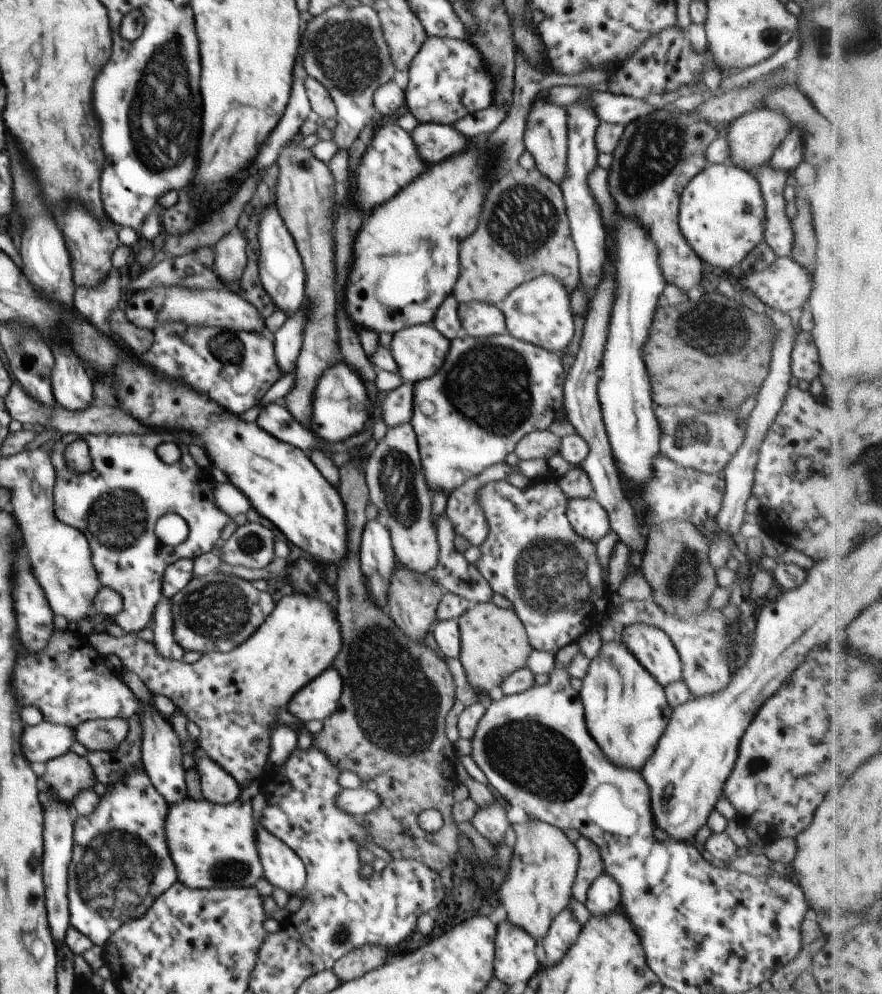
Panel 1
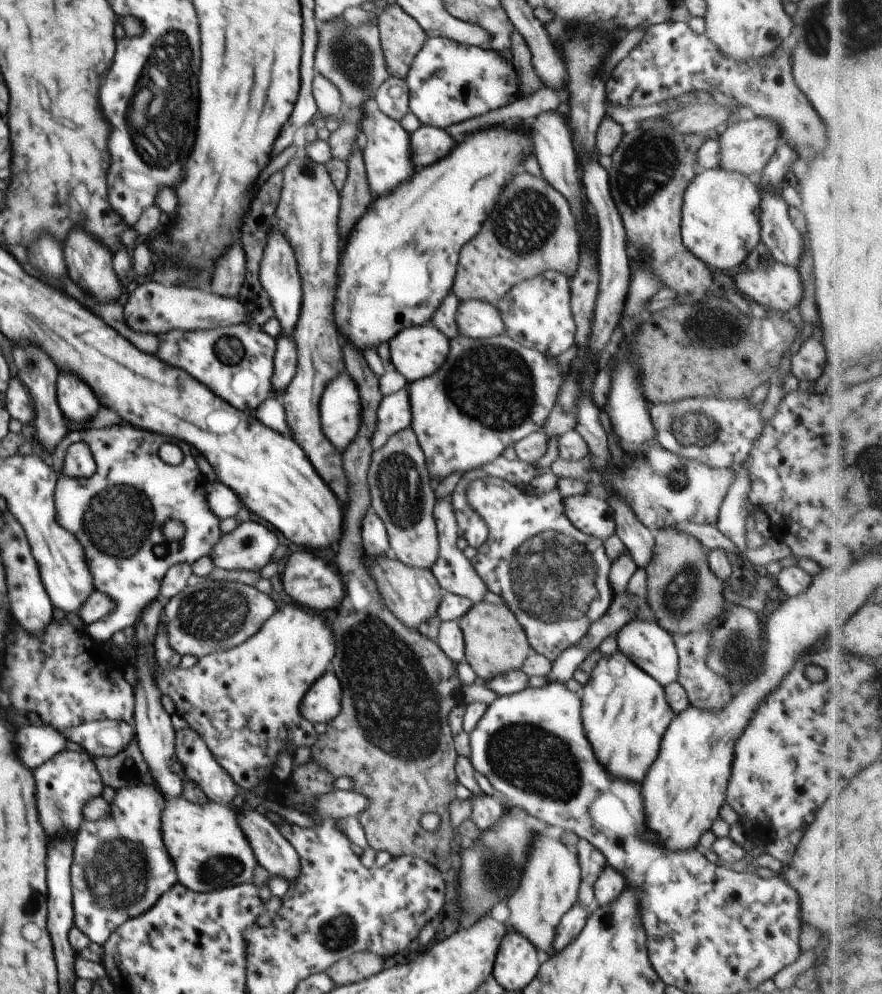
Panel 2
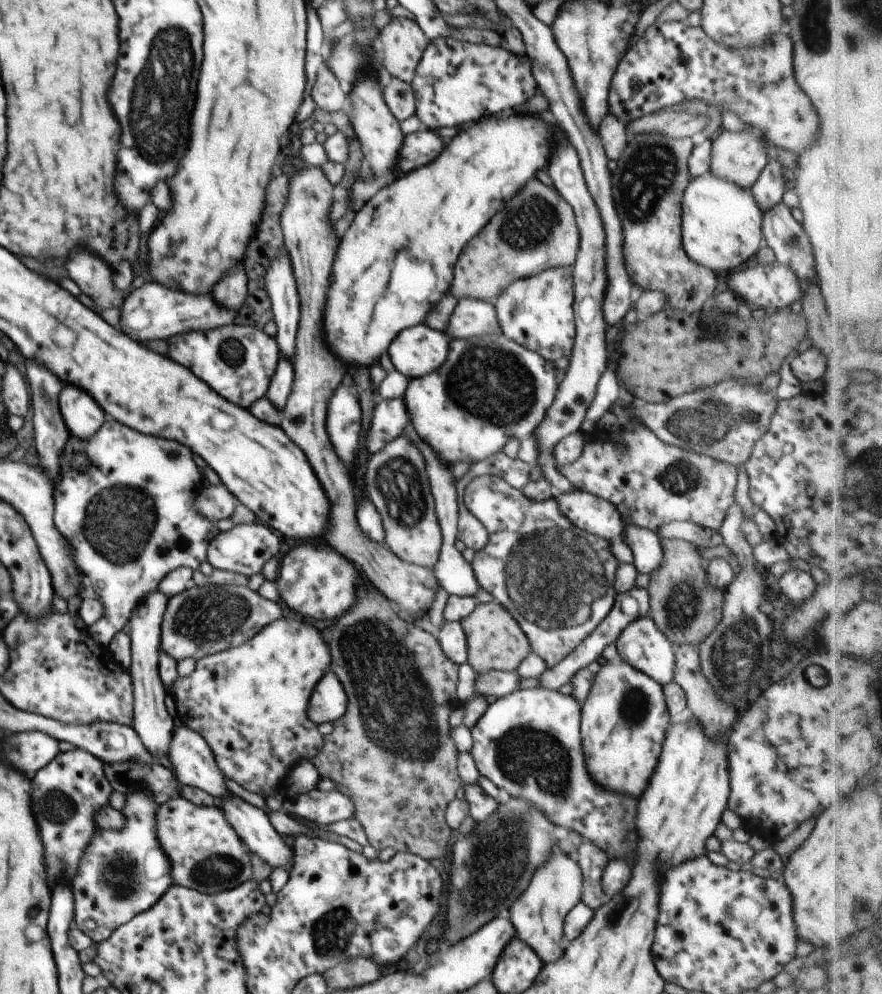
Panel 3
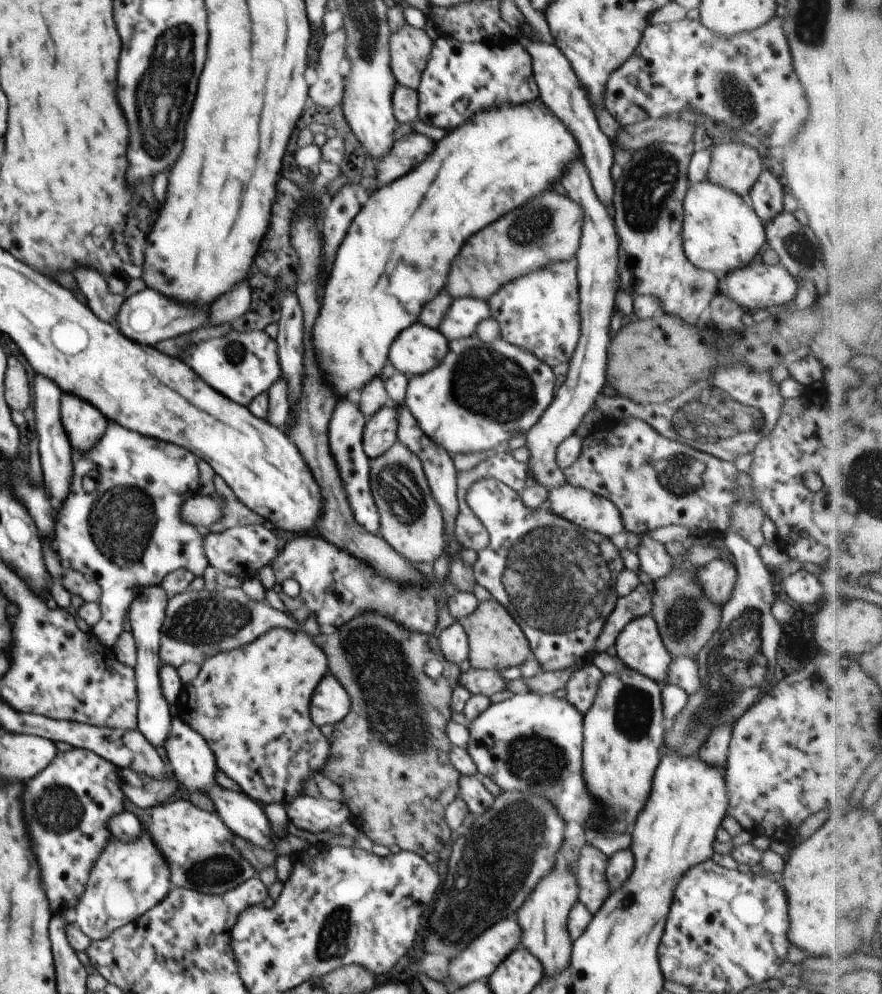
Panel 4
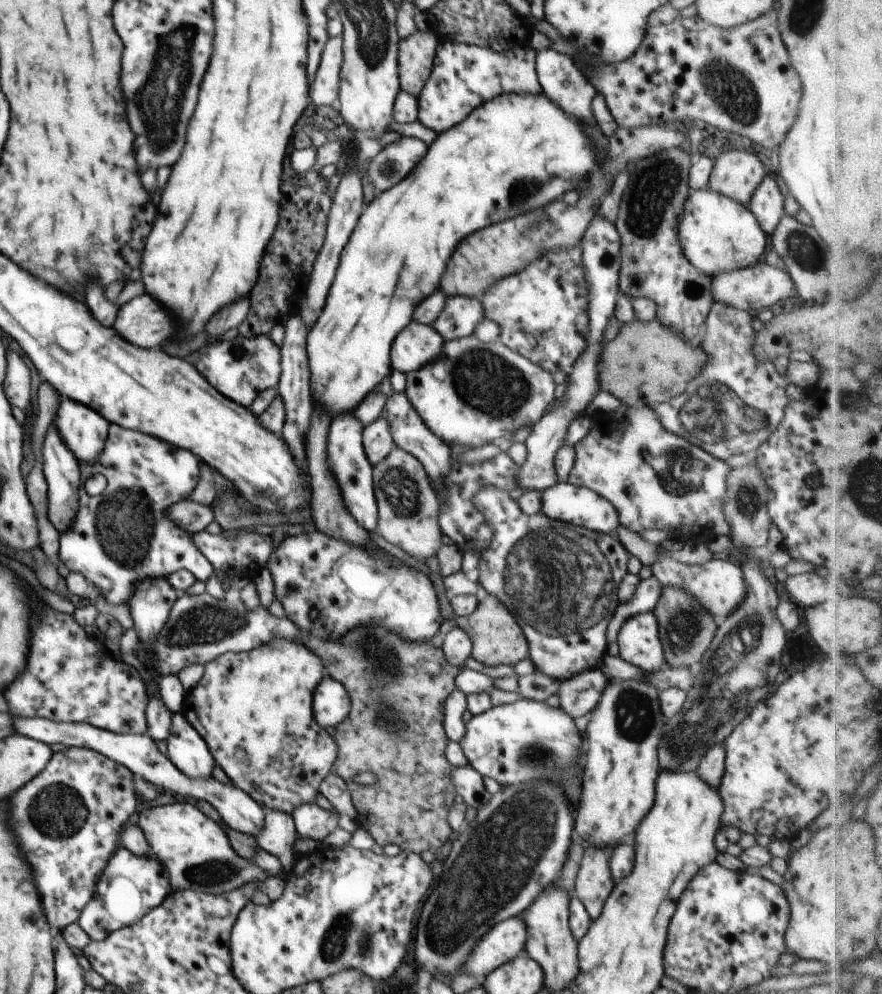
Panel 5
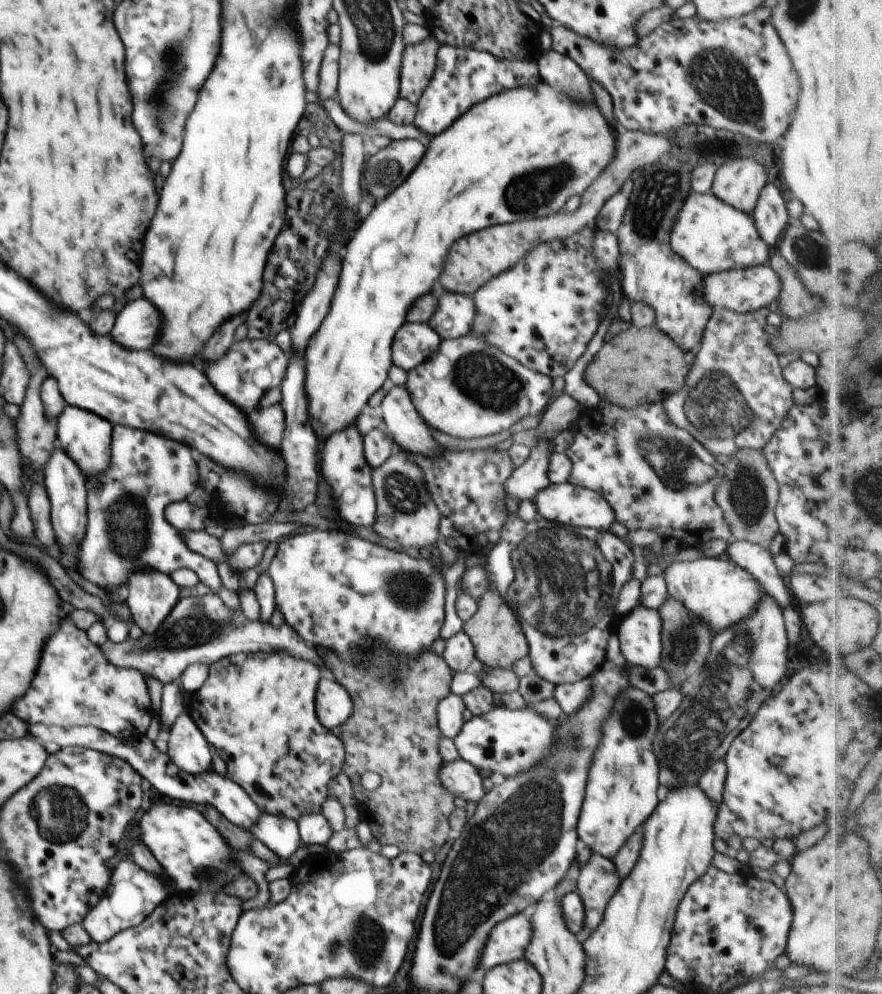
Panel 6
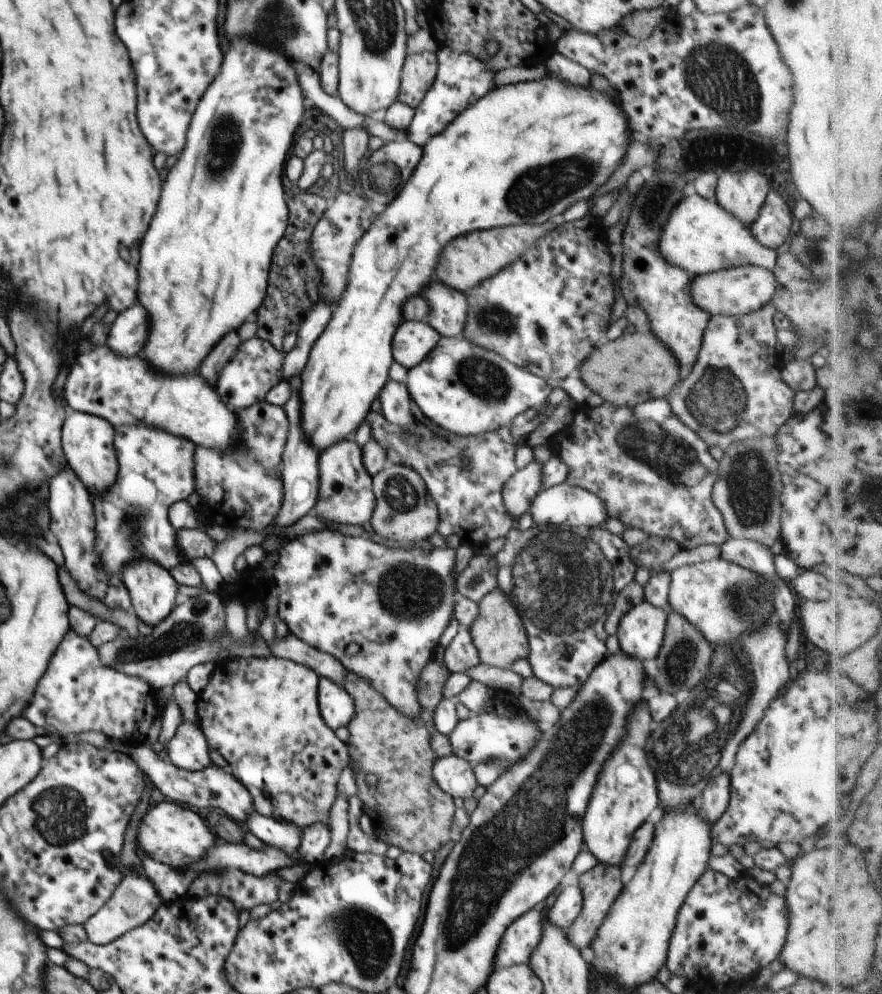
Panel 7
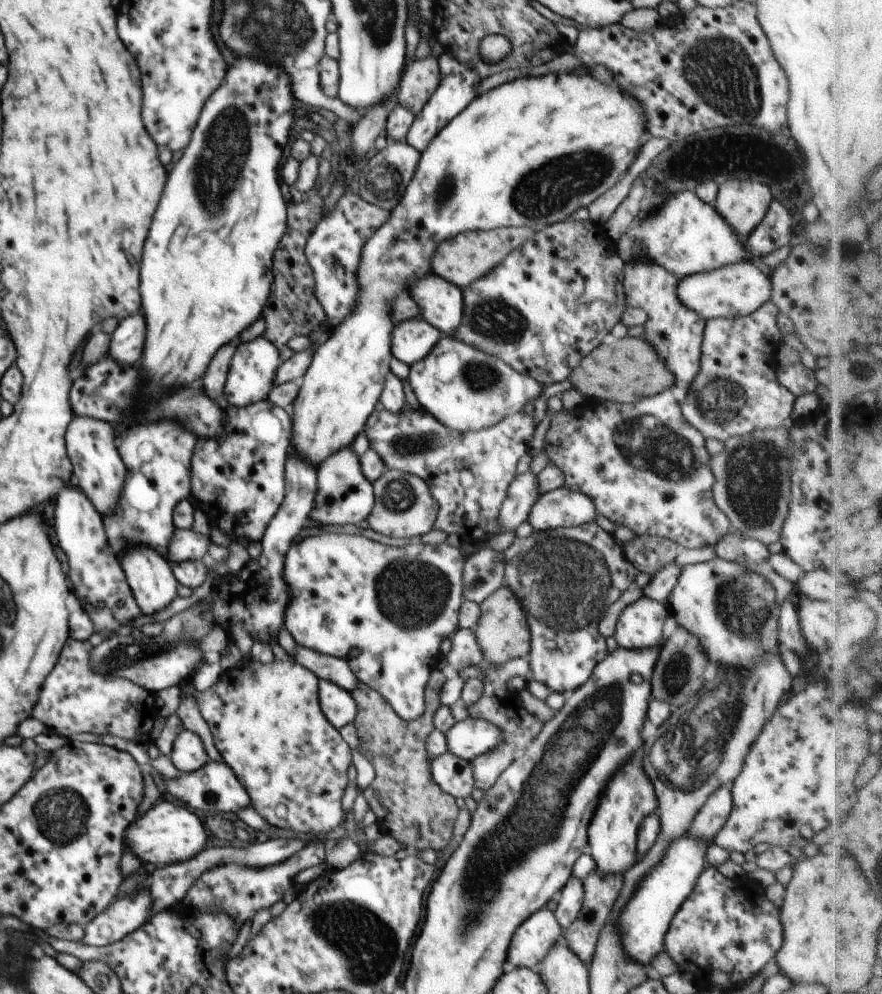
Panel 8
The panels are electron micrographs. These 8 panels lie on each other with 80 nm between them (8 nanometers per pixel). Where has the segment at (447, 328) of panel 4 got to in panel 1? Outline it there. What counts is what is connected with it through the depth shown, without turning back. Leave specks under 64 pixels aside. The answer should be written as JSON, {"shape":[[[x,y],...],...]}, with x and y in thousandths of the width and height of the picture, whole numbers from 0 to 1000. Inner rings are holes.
{"shape":[[[533,304],[522,305],[519,318],[525,329],[525,336],[546,341],[575,334],[569,314],[562,307]]]}

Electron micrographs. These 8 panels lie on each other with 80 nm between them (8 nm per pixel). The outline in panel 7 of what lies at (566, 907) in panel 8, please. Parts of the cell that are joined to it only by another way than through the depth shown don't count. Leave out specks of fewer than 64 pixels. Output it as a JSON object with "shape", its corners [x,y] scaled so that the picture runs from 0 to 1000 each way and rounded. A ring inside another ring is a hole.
{"shape":[[[642,891],[620,918],[620,924],[629,933],[641,937],[658,920],[660,910],[661,901],[656,891]]]}

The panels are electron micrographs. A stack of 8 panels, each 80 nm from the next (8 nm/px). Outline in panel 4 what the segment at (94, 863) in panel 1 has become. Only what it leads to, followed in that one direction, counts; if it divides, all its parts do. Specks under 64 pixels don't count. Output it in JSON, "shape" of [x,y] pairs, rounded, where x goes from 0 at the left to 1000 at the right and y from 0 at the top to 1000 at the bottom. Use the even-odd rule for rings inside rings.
{"shape":[[[163,831],[162,838],[154,842],[152,846],[142,848],[126,841],[109,869],[105,869],[103,872],[96,896],[91,902],[86,913],[82,916],[82,926],[104,947],[118,946],[118,944],[126,941],[126,938],[152,928],[158,922],[175,913],[197,892],[193,882],[192,869],[188,867],[185,859],[177,853],[170,838],[164,835]]]}

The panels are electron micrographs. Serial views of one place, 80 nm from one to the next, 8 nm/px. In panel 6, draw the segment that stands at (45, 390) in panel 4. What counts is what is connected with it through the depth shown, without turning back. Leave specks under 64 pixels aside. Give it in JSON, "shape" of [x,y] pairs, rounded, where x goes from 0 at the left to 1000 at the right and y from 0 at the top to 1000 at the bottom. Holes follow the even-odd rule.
{"shape":[[[61,449],[54,461],[54,467],[49,472],[50,488],[58,508],[58,527],[70,553],[68,567],[73,572],[86,574],[84,549],[88,547],[88,543],[95,541],[95,533],[98,533],[98,485],[88,467],[79,463],[79,459],[73,453],[69,451],[66,453],[66,451],[68,450]]]}

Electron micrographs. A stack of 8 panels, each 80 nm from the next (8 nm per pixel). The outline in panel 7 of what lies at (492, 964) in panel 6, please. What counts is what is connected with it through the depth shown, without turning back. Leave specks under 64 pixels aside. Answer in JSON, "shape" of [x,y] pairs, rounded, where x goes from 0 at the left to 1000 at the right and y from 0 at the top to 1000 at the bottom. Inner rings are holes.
{"shape":[[[611,911],[585,925],[573,936],[563,956],[561,974],[573,975],[583,971],[599,971],[604,958],[613,949],[616,918]]]}

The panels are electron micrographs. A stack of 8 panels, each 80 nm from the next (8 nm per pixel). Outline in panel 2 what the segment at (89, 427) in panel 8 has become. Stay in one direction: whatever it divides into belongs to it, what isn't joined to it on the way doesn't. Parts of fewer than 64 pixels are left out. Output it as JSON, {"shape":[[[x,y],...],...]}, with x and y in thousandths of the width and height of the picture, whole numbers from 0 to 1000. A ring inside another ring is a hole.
{"shape":[[[70,374],[63,388],[63,400],[74,422],[84,427],[98,427],[113,412],[107,394],[91,380]]]}

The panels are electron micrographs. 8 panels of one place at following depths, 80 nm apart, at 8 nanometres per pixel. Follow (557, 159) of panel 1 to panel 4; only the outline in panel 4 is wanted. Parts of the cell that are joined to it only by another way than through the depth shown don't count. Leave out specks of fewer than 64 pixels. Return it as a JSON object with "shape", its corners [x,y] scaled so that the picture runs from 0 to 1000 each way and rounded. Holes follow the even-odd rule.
{"shape":[[[660,161],[643,166],[635,184],[644,193],[644,199],[655,204],[662,212],[659,240],[653,256],[654,281],[656,284],[656,315],[659,318],[659,337],[651,356],[645,362],[642,382],[627,400],[626,406],[615,415],[610,426],[596,436],[596,448],[601,453],[600,478],[609,487],[626,492],[644,487],[638,473],[630,466],[630,453],[642,441],[652,438],[653,432],[668,412],[683,390],[687,374],[687,352],[692,346],[689,332],[697,313],[697,298],[702,294],[702,239],[692,210],[685,207],[673,193],[666,169]]]}

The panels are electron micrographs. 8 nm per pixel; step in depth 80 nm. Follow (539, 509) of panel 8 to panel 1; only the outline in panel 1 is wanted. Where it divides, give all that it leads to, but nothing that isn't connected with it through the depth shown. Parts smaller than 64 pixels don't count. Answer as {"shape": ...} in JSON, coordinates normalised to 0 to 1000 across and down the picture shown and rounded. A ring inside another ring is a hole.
{"shape":[[[669,501],[646,502],[642,520],[655,539],[676,547],[693,533],[687,513]]]}

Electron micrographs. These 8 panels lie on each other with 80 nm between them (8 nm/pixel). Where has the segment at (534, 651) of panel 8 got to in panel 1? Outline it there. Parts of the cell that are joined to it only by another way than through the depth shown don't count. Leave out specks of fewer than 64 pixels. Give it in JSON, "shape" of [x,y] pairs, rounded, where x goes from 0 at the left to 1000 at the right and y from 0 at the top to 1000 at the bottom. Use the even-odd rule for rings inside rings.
{"shape":[[[620,477],[594,491],[585,491],[571,483],[551,487],[542,495],[542,505],[549,513],[554,537],[543,550],[546,559],[539,569],[551,581],[559,597],[574,601],[580,607],[580,614],[592,626],[603,653],[630,659],[633,654],[676,632],[688,619],[693,599],[686,587],[687,572],[680,569],[675,547],[655,539],[649,532],[642,520],[646,502],[635,491],[632,480]]]}

